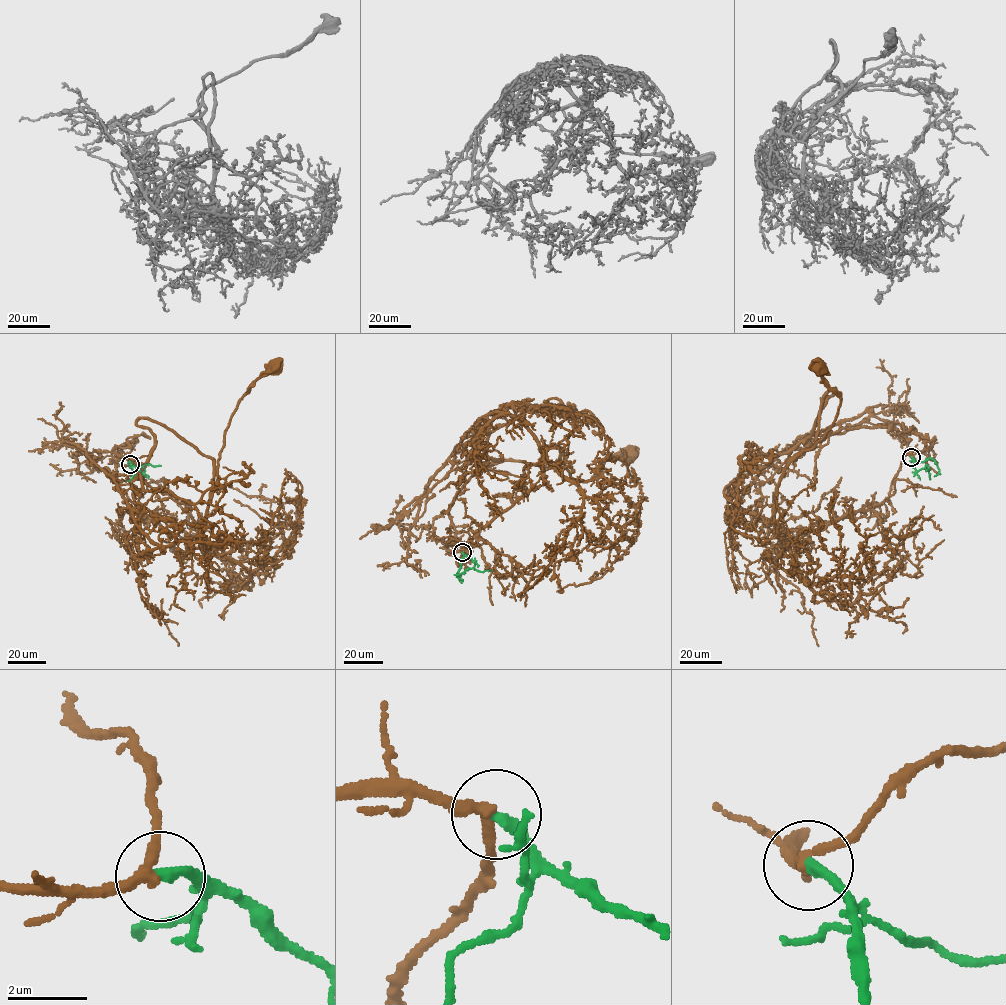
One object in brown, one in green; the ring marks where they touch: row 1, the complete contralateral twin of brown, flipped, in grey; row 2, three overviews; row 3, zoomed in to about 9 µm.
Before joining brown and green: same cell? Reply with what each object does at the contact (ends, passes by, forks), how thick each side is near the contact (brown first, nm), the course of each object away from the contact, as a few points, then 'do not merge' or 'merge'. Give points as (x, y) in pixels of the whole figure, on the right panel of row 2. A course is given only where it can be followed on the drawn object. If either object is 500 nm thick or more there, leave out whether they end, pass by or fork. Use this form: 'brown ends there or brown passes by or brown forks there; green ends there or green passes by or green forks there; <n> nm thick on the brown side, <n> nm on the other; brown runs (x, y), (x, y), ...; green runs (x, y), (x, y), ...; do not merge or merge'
brown passes by; green ends there; 260 nm thick on the brown side, 300 nm on the other; brown runs (911, 457), (880, 503), (823, 528), (782, 532), (774, 514), (782, 472), (822, 439), (840, 407), (817, 368); green runs (911, 457), (917, 470), (926, 465), (930, 479); merge

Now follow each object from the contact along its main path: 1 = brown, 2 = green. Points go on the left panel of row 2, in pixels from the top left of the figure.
1: (130, 464), (115, 466), (118, 486), (197, 548), (230, 418), (275, 368)
2: (130, 464), (144, 471), (141, 466), (126, 481)

